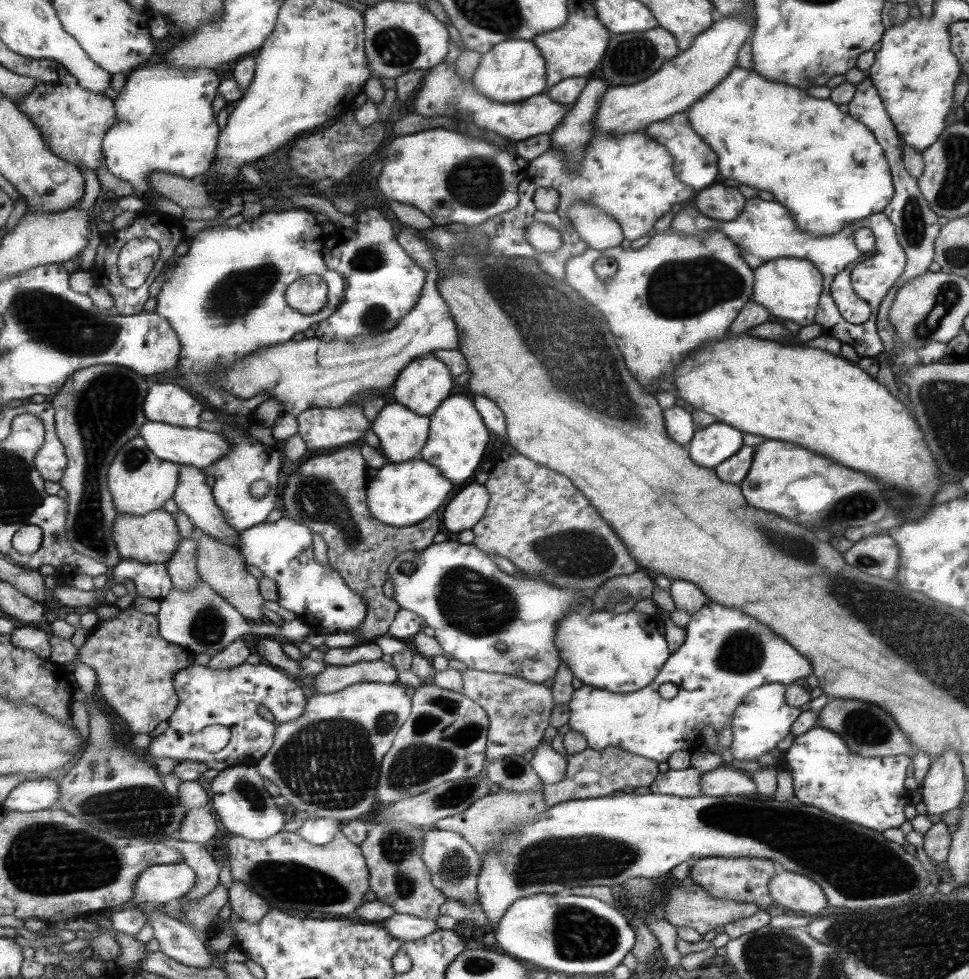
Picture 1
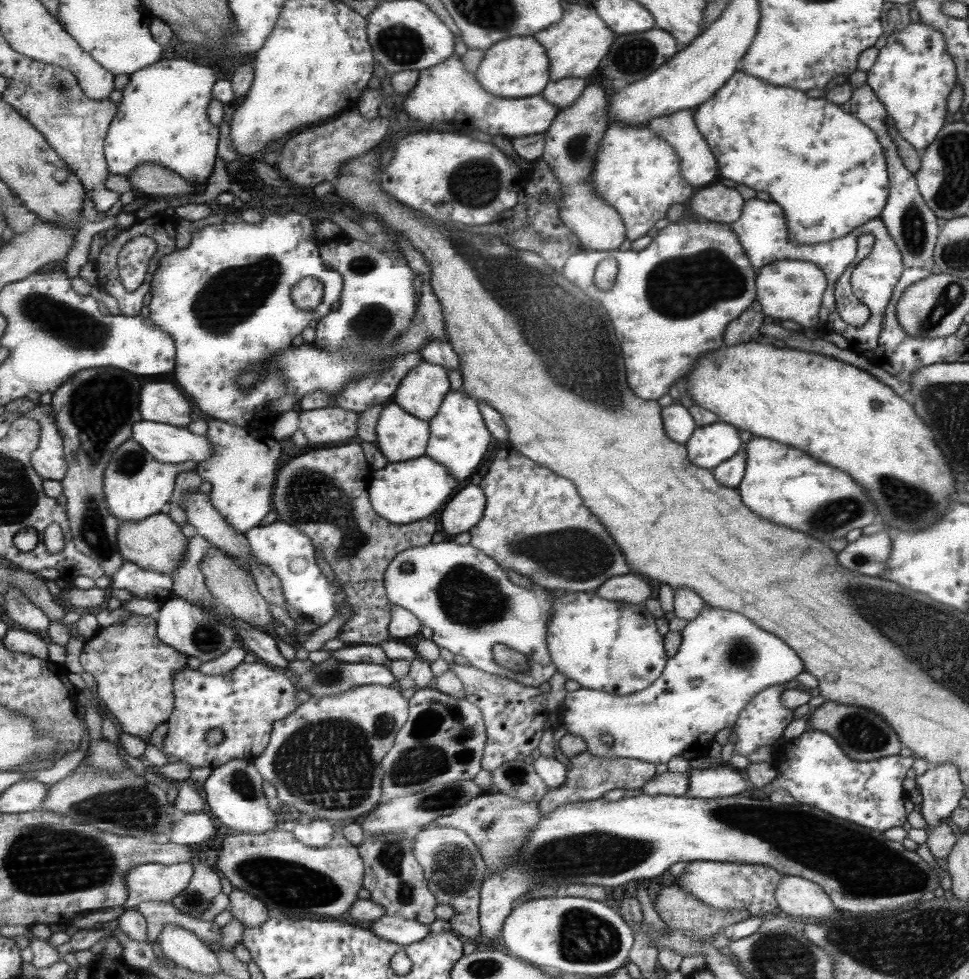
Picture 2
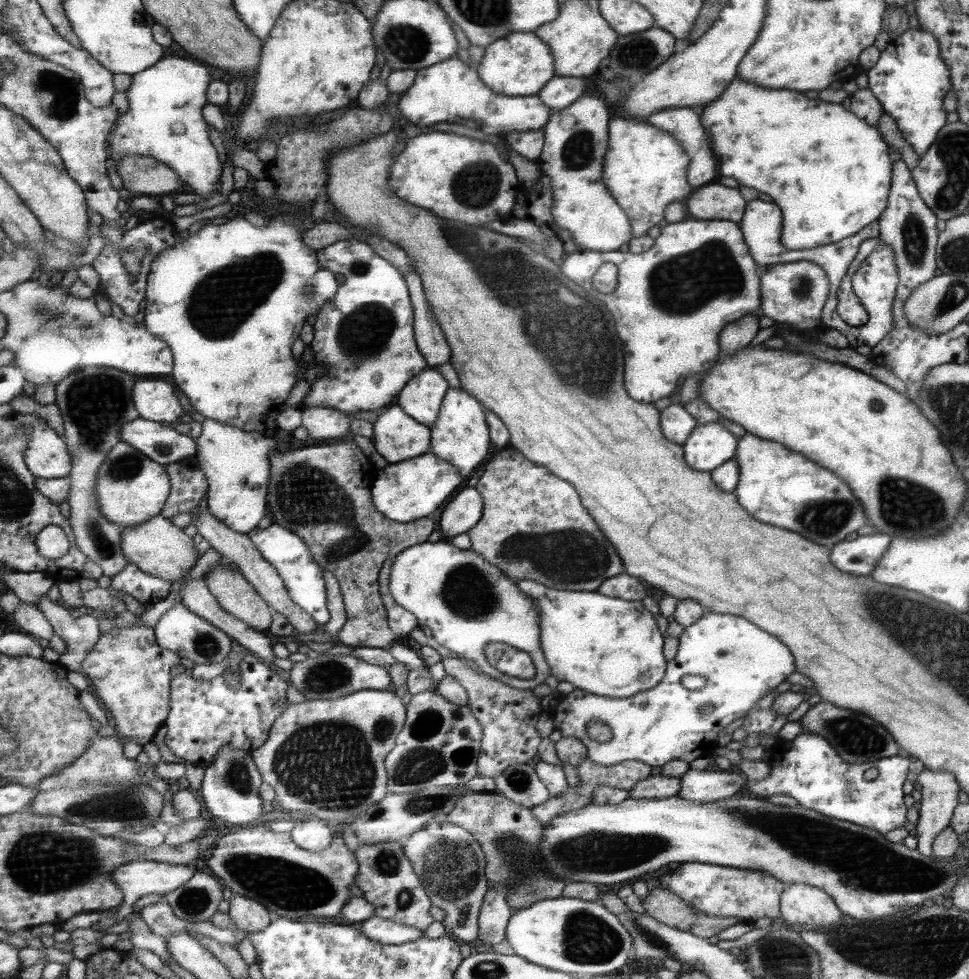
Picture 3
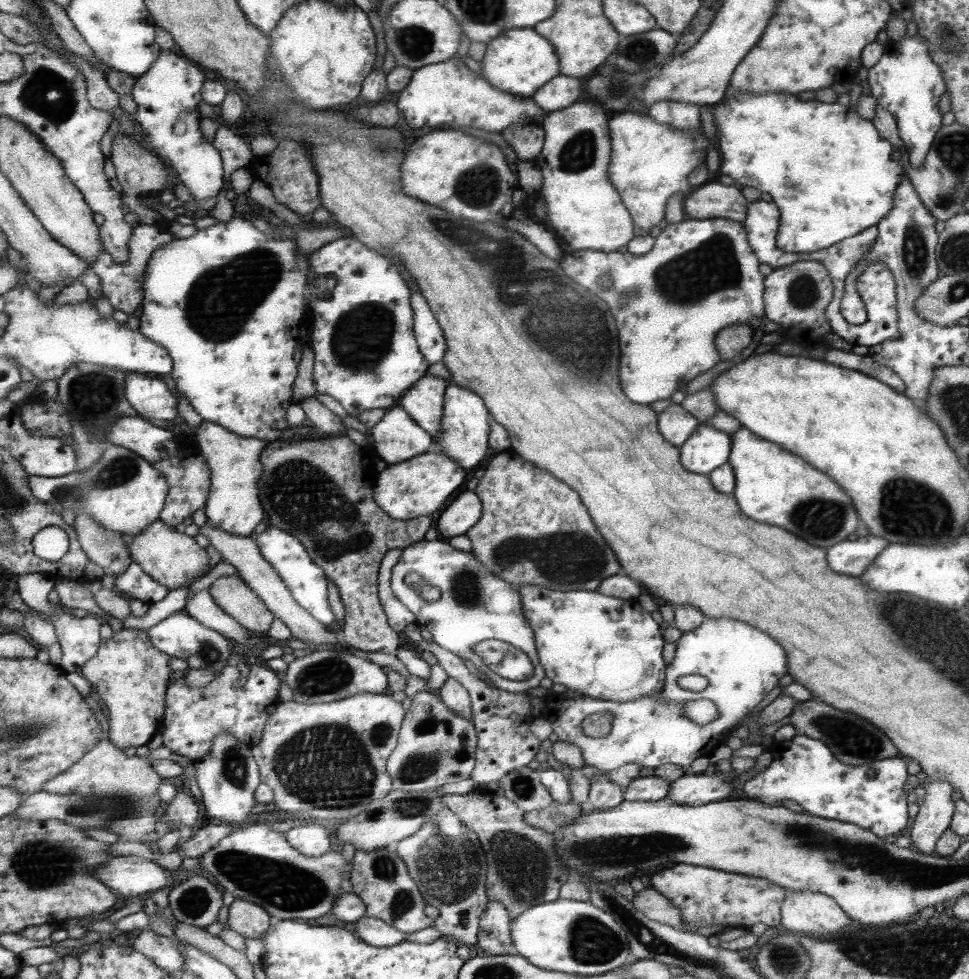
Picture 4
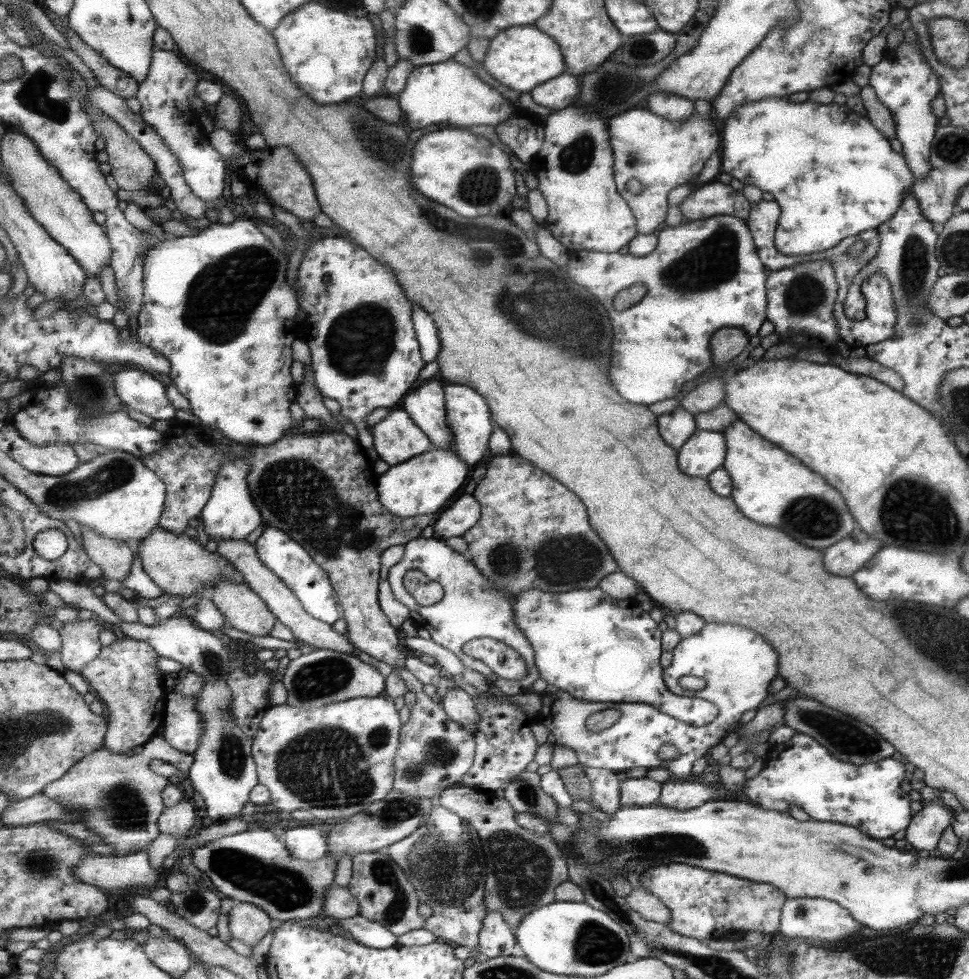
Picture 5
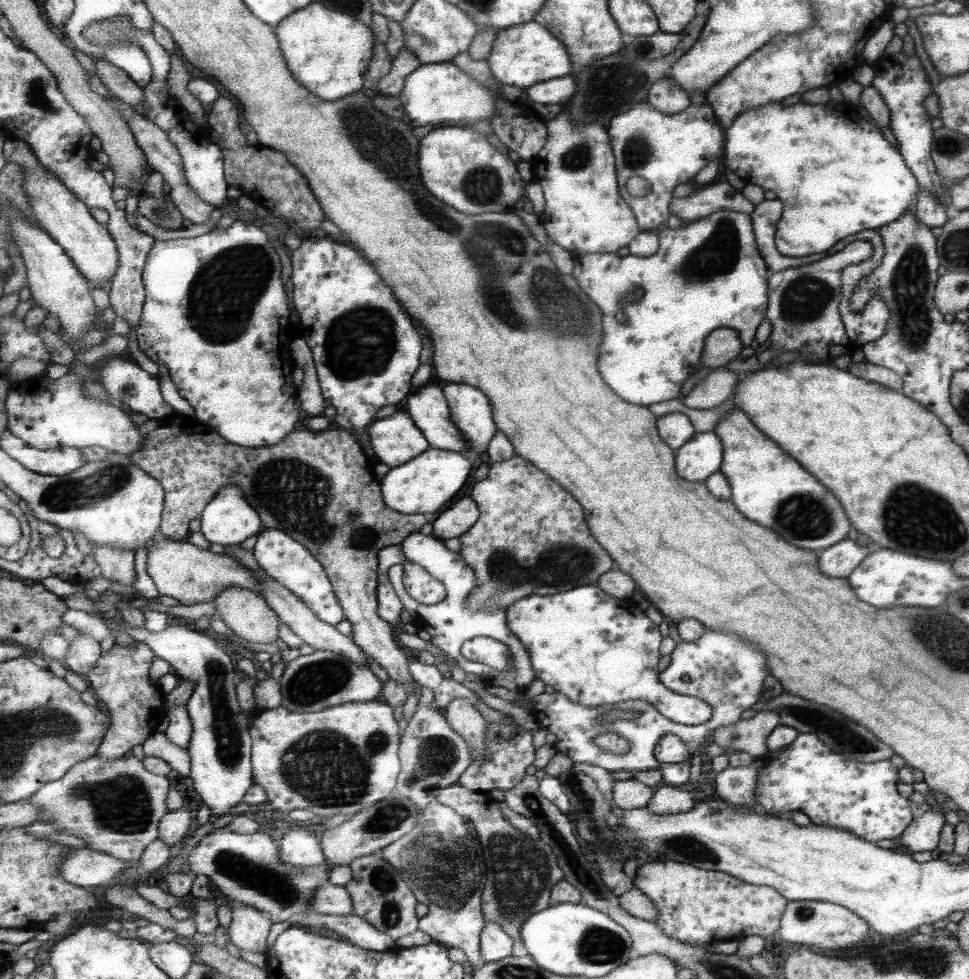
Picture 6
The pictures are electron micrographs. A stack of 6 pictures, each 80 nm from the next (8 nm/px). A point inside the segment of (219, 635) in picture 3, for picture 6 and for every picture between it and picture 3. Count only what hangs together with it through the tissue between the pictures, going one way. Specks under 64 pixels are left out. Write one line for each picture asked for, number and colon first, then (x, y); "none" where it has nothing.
4: (180, 636)
5: (224, 773)
6: (221, 746)

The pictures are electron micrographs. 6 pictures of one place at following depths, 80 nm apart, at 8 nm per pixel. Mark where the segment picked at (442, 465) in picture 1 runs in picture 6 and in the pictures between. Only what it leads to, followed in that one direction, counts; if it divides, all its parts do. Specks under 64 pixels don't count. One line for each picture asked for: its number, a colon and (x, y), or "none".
2: (458, 438)
3: (459, 436)
4: (463, 434)
5: (466, 412)
6: (470, 412)

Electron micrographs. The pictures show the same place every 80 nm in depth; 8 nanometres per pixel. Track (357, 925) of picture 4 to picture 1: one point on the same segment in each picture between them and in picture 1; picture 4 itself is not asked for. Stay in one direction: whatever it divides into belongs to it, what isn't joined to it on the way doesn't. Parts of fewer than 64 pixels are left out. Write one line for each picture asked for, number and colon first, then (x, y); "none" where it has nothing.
1: (404, 927)
2: (402, 931)
3: (383, 931)

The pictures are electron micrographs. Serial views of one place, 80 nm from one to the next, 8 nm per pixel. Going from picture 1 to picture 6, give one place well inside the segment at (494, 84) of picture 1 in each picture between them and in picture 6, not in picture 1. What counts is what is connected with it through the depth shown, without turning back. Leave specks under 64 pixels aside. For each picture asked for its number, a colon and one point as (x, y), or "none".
2: (515, 67)
3: (520, 64)
4: (518, 62)
5: (521, 58)
6: (523, 55)

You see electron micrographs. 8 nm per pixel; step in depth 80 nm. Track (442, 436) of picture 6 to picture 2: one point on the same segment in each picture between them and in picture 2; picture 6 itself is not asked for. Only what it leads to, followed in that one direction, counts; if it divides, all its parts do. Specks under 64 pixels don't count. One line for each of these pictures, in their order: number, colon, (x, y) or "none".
2: (421, 392)
3: (421, 398)
4: (423, 401)
5: (424, 404)

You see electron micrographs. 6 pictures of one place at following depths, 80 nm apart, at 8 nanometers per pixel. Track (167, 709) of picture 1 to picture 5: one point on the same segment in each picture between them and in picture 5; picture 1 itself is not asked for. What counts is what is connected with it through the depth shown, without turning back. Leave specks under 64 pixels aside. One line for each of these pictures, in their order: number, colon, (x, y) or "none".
2: (133, 669)
3: (132, 674)
4: (132, 677)
5: (125, 676)

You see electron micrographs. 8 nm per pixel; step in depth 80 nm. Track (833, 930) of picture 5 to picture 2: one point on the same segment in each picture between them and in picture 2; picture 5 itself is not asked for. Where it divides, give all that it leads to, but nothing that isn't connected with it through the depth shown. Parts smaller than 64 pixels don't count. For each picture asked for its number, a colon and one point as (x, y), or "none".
2: (801, 899)
3: (803, 905)
4: (813, 913)

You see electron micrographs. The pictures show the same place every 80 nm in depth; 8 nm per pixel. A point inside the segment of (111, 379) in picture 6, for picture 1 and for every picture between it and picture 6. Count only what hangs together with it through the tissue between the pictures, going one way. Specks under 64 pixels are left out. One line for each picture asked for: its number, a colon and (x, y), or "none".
1: (167, 403)
2: (161, 402)
3: (156, 401)
4: (150, 396)
5: (137, 388)

